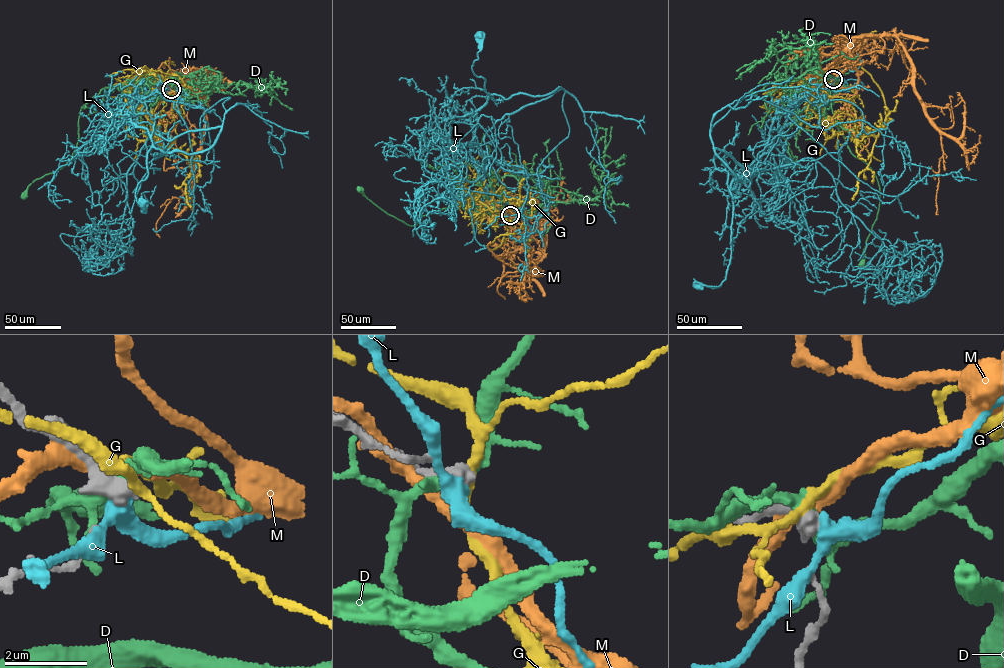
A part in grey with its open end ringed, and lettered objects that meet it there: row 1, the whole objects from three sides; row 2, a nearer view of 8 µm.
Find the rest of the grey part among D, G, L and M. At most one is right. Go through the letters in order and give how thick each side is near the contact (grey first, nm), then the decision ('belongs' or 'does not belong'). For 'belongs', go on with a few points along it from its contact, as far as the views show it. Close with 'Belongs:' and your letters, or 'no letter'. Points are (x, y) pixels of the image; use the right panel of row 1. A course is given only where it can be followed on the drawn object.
D: 360/260 nm | does not belong
G: 340/240 nm | does not belong
L: 340/340 nm | does not belong
M: 360/320 nm | does not belong
Belongs: no letter

